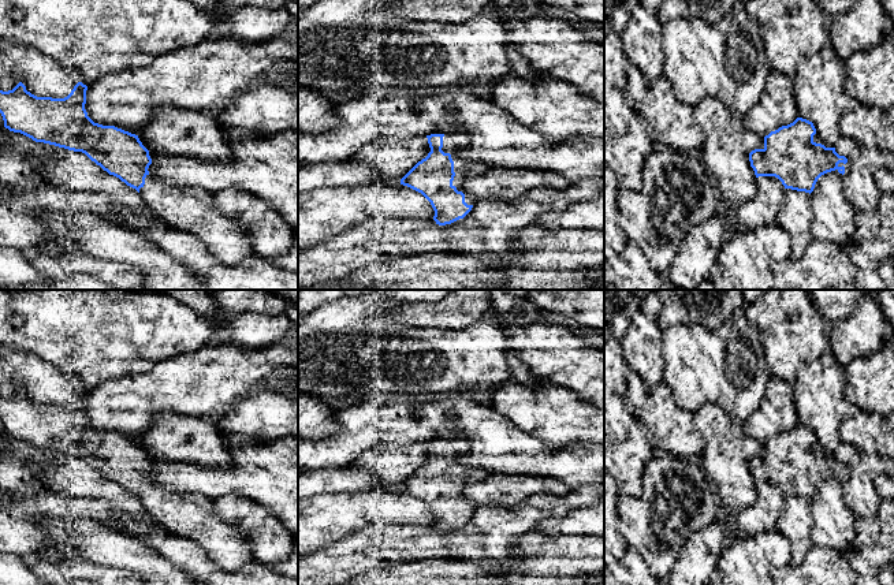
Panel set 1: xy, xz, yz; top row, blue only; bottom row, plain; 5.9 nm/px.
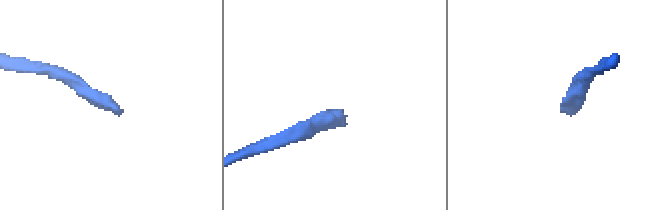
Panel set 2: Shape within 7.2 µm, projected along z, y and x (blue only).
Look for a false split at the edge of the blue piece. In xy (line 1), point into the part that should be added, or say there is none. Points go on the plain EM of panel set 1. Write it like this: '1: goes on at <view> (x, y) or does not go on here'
1: goes on at xy (189, 515)

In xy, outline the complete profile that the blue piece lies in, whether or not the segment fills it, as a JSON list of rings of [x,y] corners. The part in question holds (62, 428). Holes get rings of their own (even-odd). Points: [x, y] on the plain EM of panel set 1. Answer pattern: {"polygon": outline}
{"polygon": [[[19,388],[12,396],[0,396],[0,420],[4,426],[4,433],[14,439],[21,439],[36,448],[44,448],[64,454],[74,458],[85,459],[92,467],[100,472],[109,481],[119,484],[127,492],[135,495],[146,513],[167,532],[182,539],[193,541],[201,548],[206,556],[220,569],[235,571],[254,560],[250,539],[243,533],[243,529],[236,522],[227,522],[213,511],[212,500],[195,493],[174,492],[152,482],[148,477],[152,470],[149,457],[142,451],[138,441],[118,435],[115,432],[103,432],[94,429],[85,416],[87,392],[78,388],[71,399],[64,405],[37,403],[26,396],[26,392]]]}

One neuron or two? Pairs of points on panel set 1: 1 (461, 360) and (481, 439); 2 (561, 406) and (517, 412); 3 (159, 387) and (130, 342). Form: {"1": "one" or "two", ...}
{"1": "two", "2": "one", "3": "two"}

